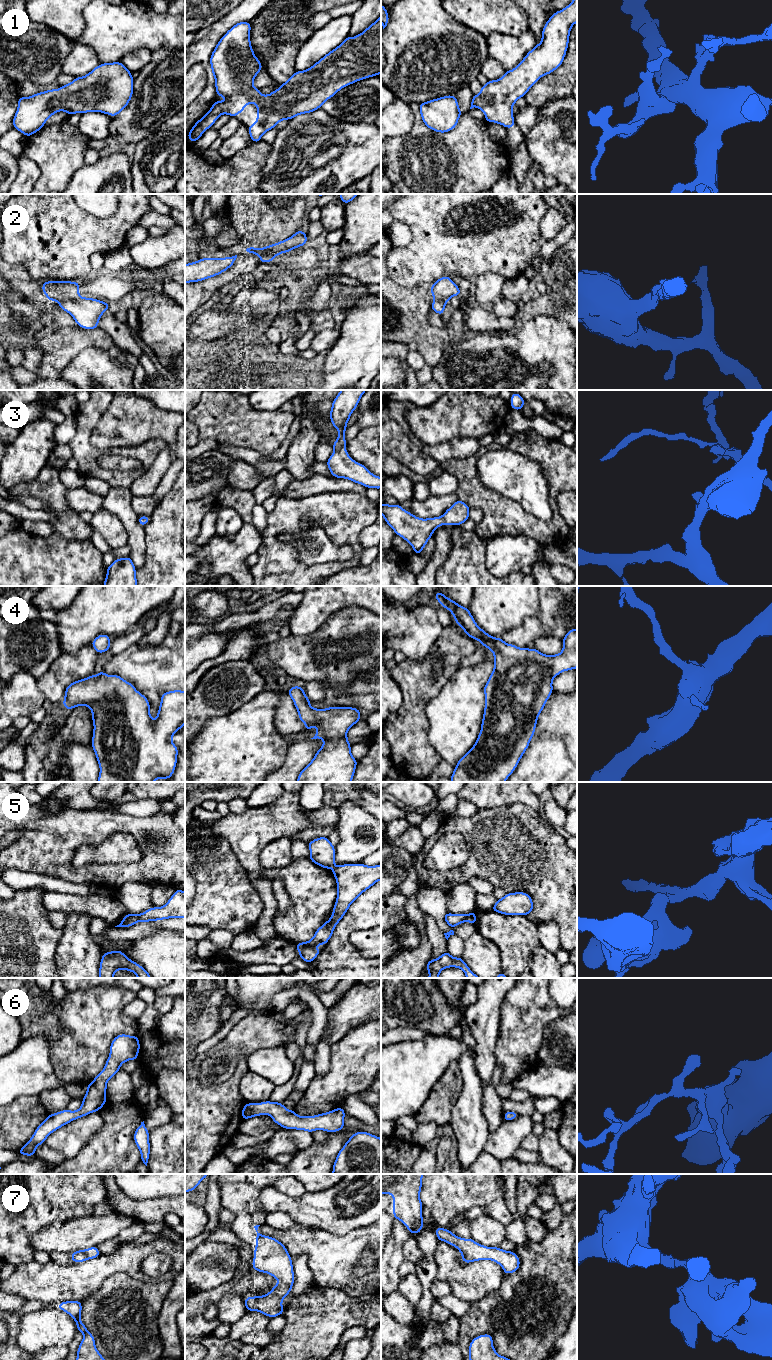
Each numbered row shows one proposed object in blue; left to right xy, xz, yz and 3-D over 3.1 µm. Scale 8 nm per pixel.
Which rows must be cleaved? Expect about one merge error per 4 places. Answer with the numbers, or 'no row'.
2, 5

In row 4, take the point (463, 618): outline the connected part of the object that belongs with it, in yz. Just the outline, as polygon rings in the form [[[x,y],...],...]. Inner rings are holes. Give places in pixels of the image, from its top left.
[[[436,592],[434,598],[451,612],[466,635],[478,640],[494,655],[494,669],[483,688],[485,708],[480,733],[473,747],[457,762],[451,782],[505,782],[530,744],[538,716],[553,693],[553,679],[563,671],[577,668],[577,629],[567,632],[559,654],[545,655],[536,648],[519,648],[487,634],[477,625],[468,608],[443,593]]]

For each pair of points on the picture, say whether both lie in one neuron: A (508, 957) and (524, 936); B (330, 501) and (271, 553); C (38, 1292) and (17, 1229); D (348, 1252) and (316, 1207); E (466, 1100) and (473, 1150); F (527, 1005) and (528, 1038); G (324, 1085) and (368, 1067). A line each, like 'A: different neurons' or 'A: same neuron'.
A: same neuron
B: same neuron
C: different neurons
D: different neurons
E: same neuron
F: same neuron
G: same neuron

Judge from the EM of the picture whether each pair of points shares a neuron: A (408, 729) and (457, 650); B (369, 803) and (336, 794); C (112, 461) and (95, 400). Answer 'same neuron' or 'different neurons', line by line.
A: same neuron
B: same neuron
C: different neurons

